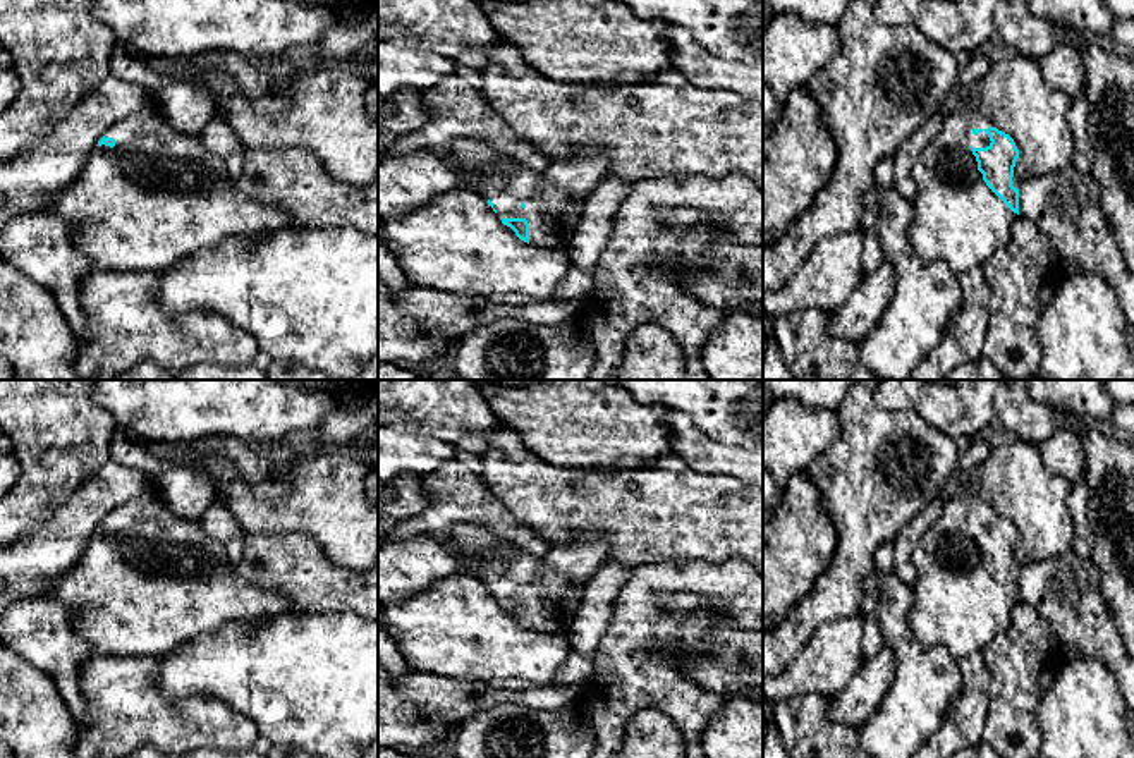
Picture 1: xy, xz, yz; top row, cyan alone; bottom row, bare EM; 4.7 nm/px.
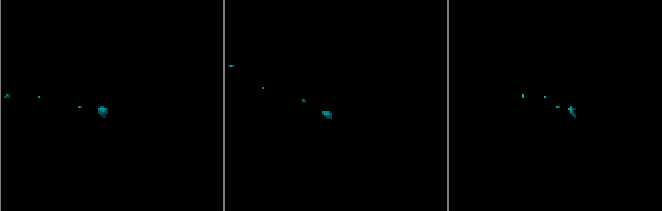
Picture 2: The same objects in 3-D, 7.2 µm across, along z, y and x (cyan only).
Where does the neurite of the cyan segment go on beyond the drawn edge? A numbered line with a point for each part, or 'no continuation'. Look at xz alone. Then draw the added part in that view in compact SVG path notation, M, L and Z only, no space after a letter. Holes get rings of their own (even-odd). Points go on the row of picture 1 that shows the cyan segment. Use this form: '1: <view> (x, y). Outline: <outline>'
1: xz (552, 212). Outline: M460 139L447 162L464 177L466 186L493 203L500 218L526 218L531 246L567 244L582 217L581 198L486 143Z

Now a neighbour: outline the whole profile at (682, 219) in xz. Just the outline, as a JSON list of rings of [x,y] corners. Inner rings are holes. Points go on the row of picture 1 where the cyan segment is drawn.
[[[687,206],[674,208],[662,213],[660,222],[672,229],[675,234],[692,230],[696,225],[706,222],[708,217],[703,211],[696,211]]]

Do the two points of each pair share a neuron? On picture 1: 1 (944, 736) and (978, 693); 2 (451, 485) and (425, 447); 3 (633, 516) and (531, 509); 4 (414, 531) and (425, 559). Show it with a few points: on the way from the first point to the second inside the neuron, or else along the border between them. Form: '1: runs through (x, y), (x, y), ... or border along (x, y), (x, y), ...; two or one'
1: runs through (954, 726), (971, 703); one
2: border along (456, 458), (451, 458), (423, 476); two
3: runs through (607, 506), (557, 506); one
4: border along (396, 540), (433, 537), (445, 545); two

